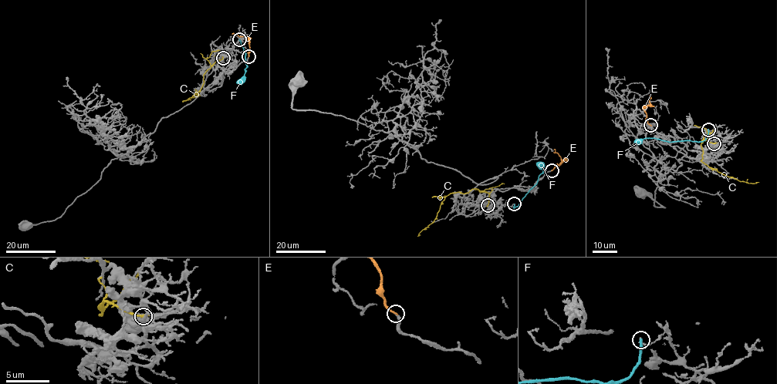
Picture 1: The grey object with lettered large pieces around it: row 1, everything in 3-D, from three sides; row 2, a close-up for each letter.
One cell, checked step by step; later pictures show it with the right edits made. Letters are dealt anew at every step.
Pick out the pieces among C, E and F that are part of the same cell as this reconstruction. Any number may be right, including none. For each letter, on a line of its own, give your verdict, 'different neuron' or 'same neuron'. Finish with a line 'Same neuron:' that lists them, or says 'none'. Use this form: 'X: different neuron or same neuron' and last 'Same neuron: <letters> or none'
C: different neuron
E: same neuron
F: different neuron
Same neuron: E

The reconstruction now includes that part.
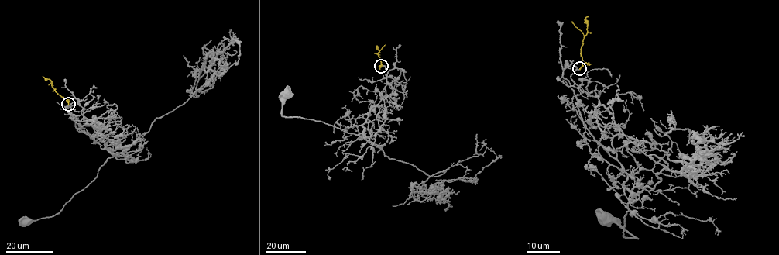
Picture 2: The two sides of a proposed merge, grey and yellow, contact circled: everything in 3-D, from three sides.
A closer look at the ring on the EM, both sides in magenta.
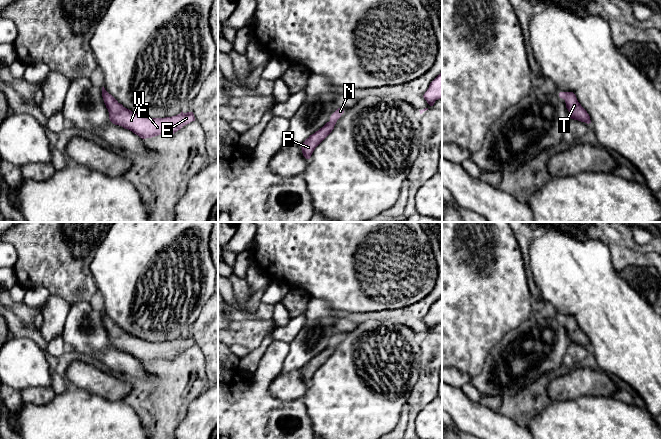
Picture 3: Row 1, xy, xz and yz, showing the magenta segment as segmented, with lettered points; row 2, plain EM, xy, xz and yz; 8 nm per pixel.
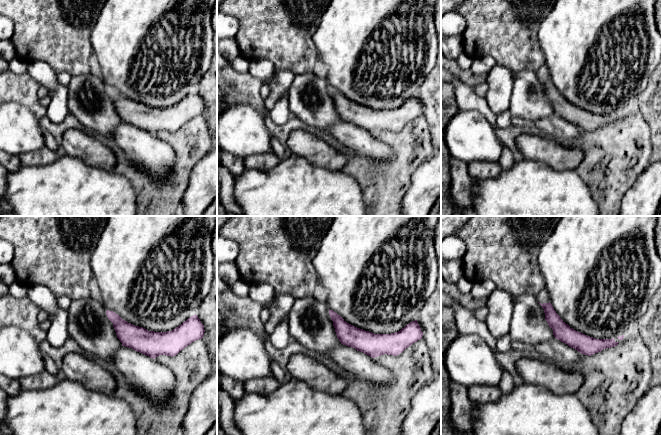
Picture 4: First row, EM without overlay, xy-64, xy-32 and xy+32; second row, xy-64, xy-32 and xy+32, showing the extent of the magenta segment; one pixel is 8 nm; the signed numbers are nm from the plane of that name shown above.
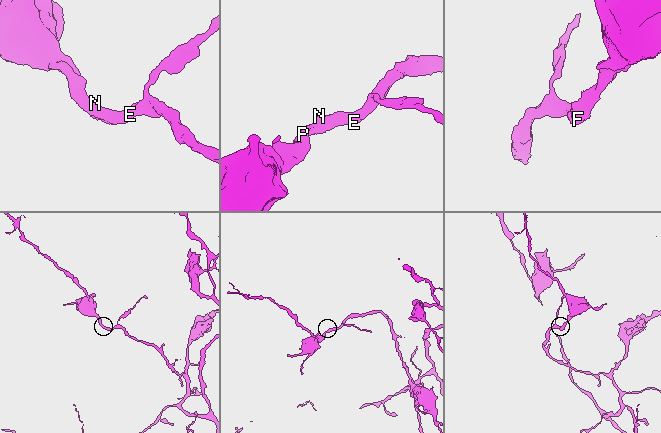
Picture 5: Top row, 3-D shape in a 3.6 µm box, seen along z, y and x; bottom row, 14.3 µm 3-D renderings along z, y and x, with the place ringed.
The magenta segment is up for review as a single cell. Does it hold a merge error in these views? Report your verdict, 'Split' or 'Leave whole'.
Leave whole

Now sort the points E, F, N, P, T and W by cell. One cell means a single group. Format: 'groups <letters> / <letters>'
groups E F N P T W

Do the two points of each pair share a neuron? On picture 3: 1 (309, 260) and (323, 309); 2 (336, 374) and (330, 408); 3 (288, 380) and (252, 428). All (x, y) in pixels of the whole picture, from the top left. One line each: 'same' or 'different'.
1: different
2: same
3: different

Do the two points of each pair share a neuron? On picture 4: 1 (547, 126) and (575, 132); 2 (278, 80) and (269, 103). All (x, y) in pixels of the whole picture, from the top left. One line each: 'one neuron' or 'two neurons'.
1: one neuron
2: one neuron

